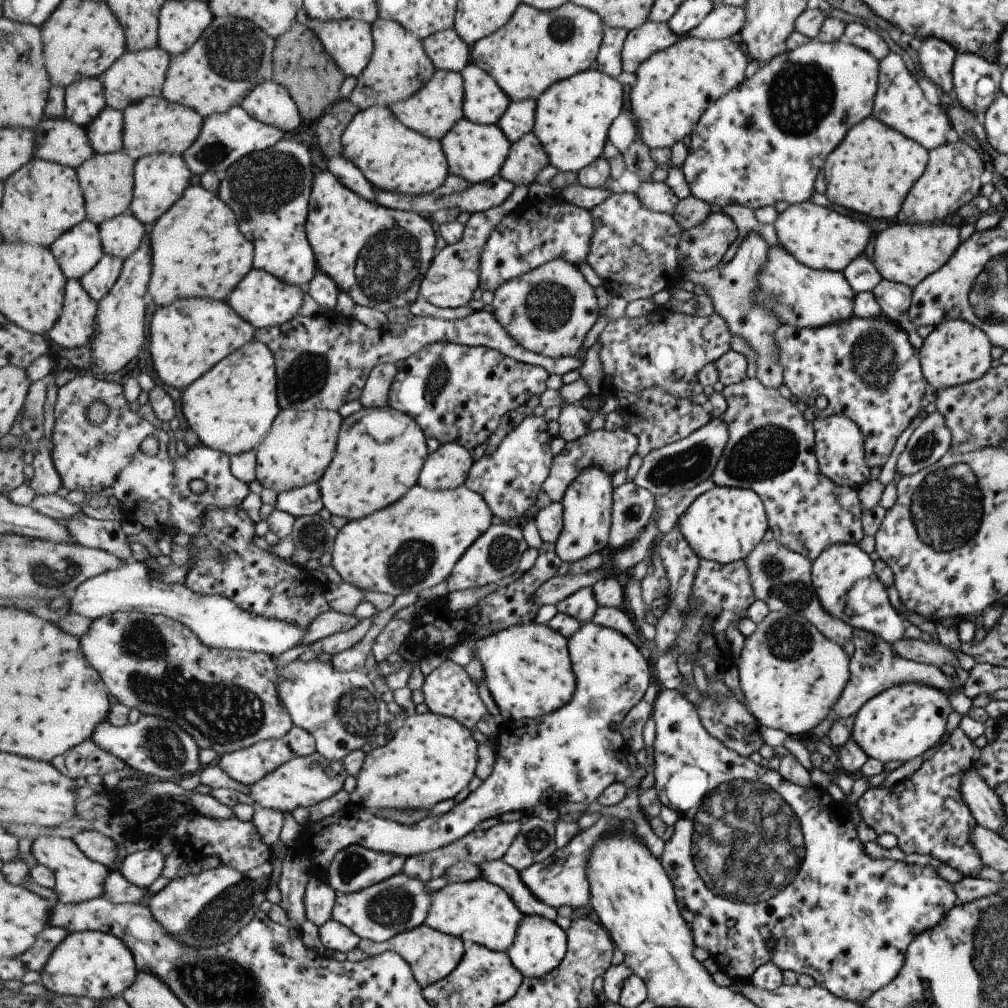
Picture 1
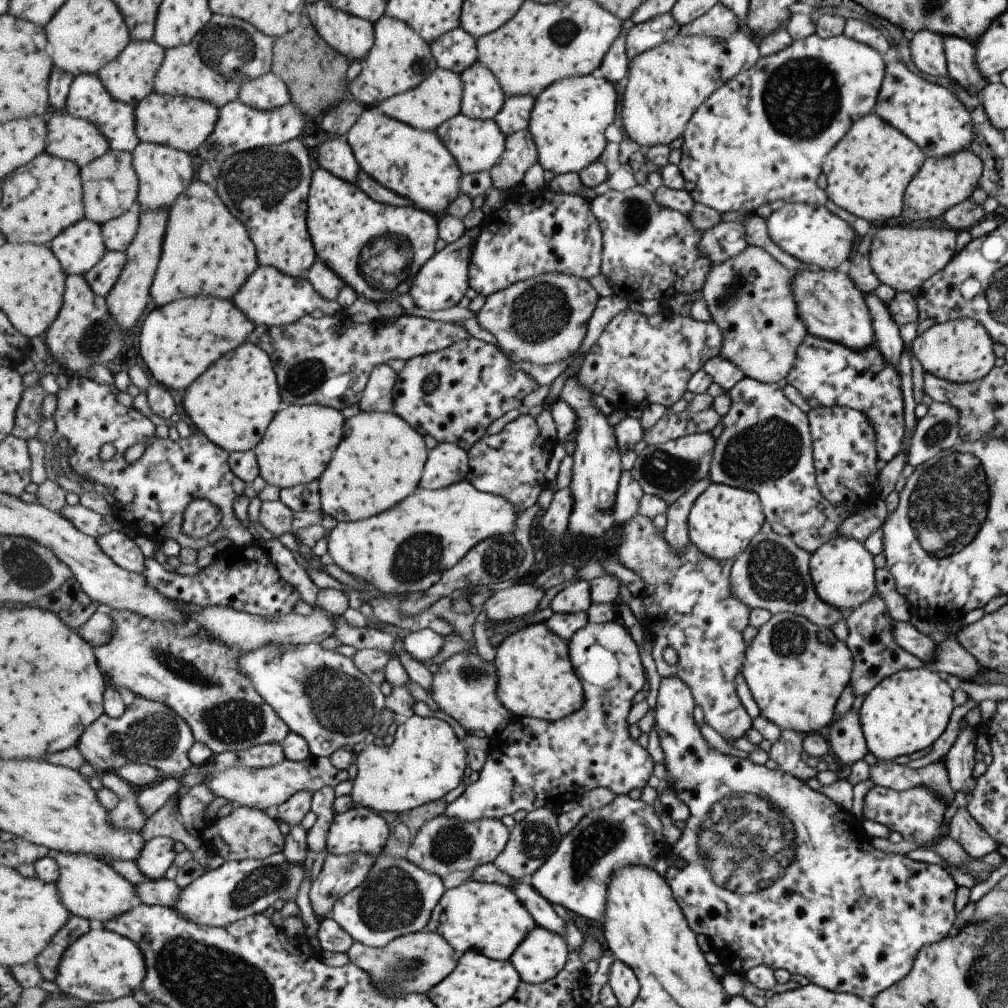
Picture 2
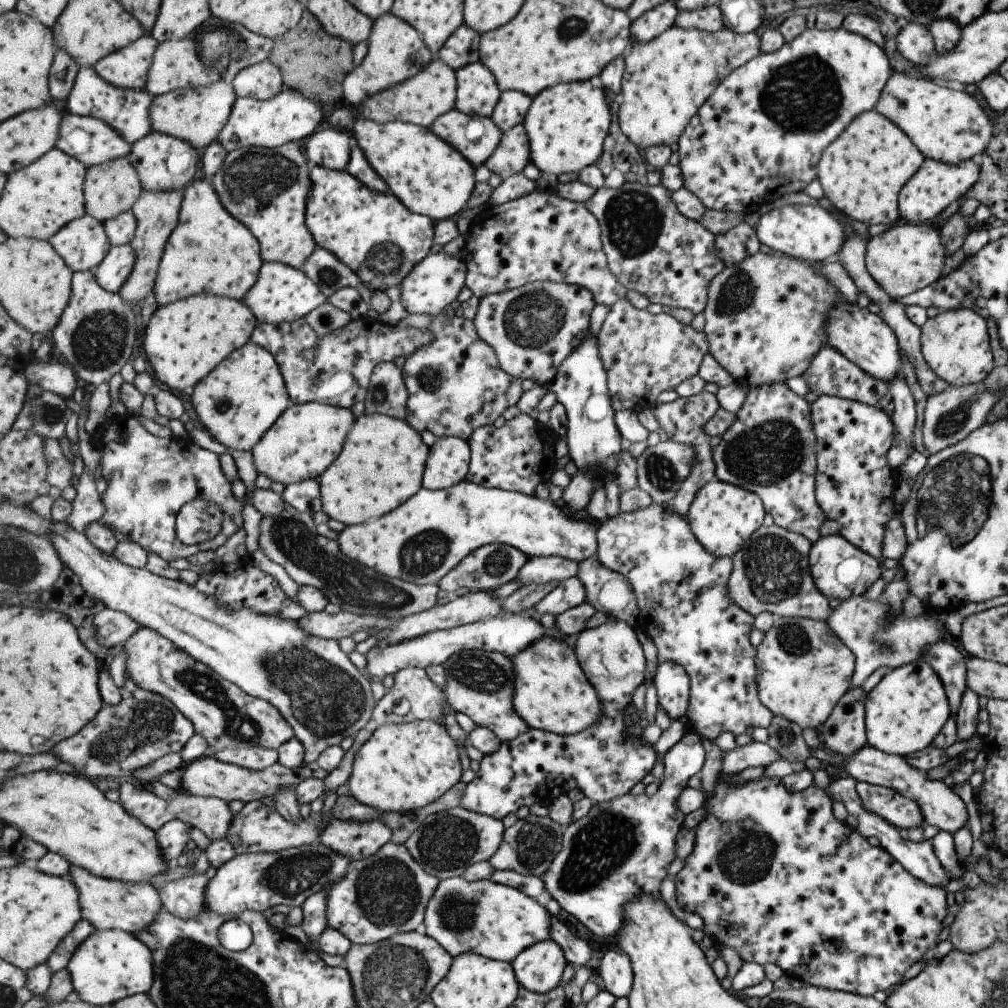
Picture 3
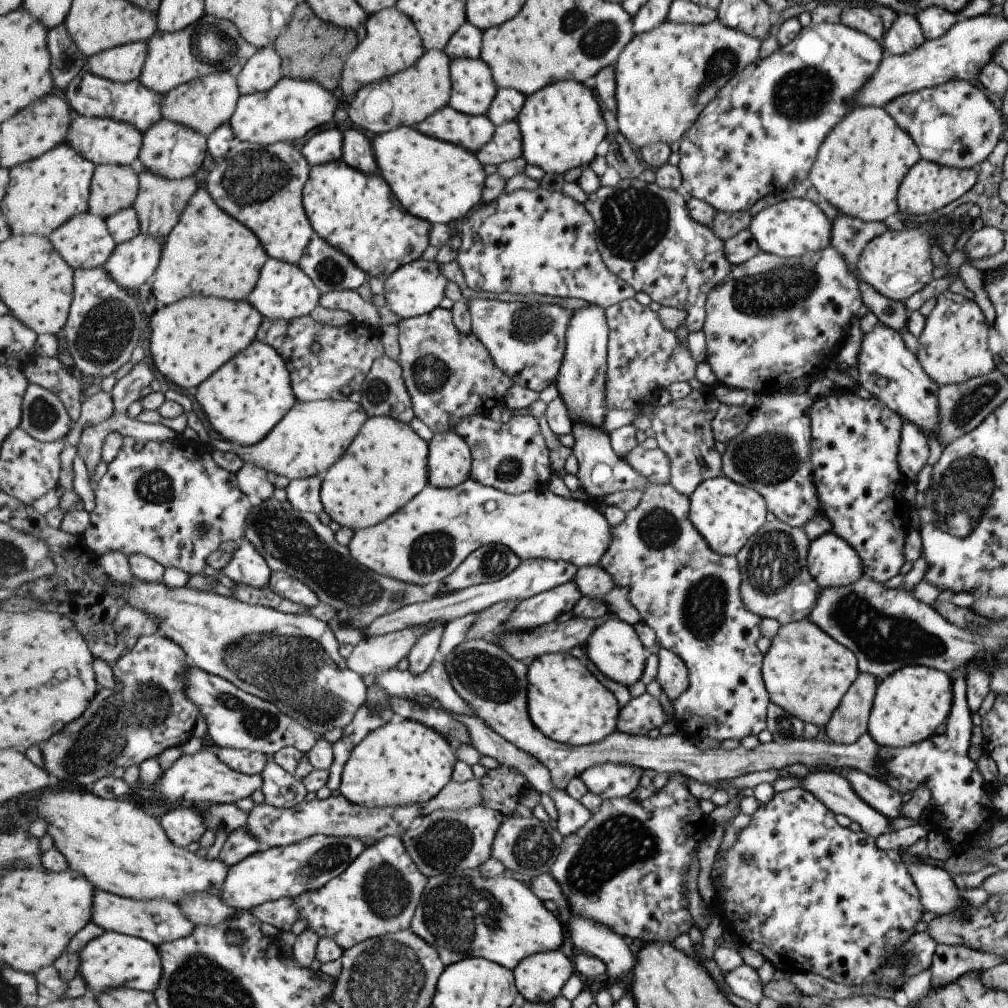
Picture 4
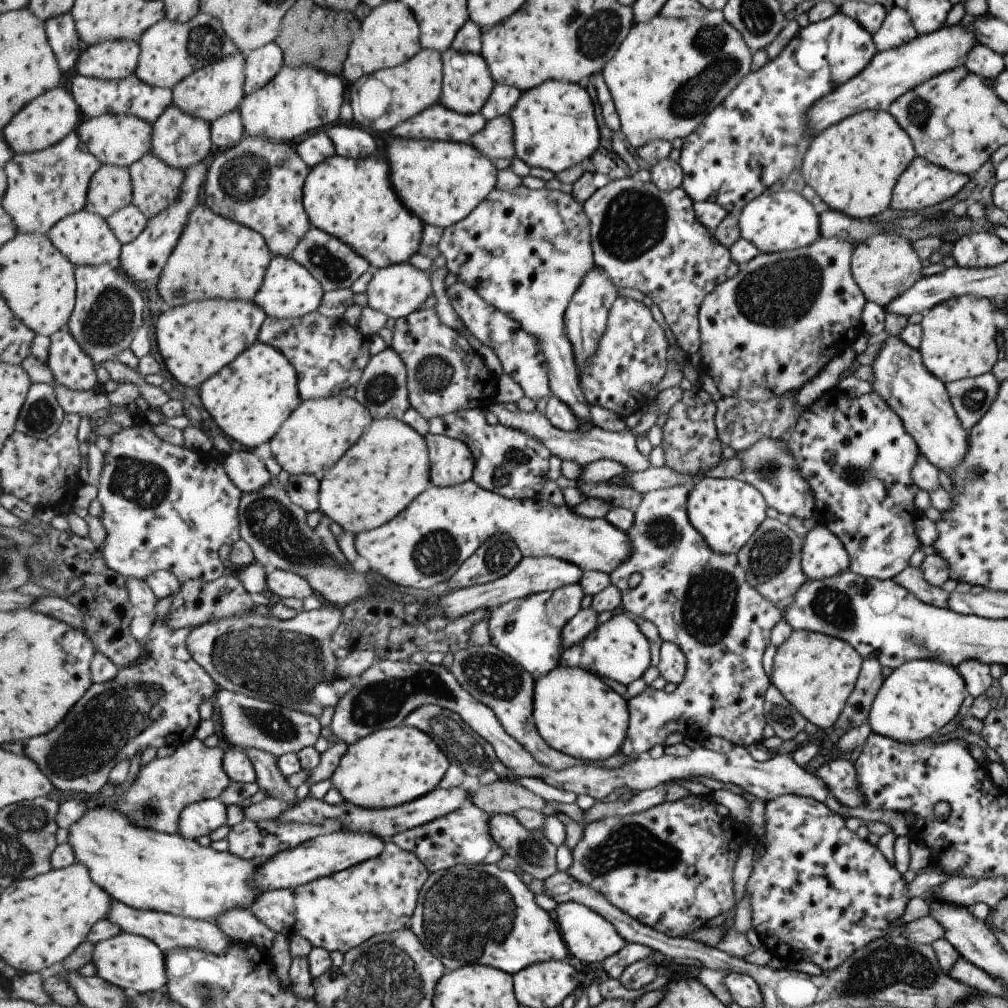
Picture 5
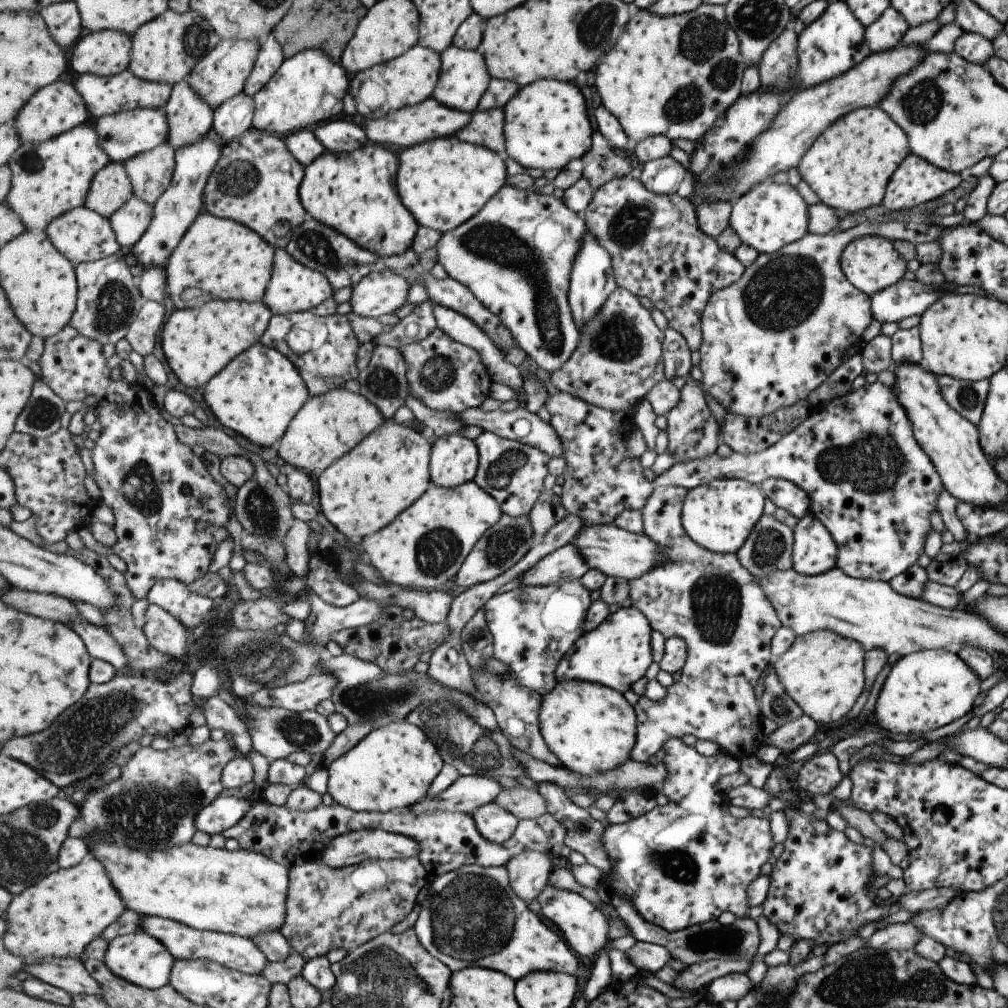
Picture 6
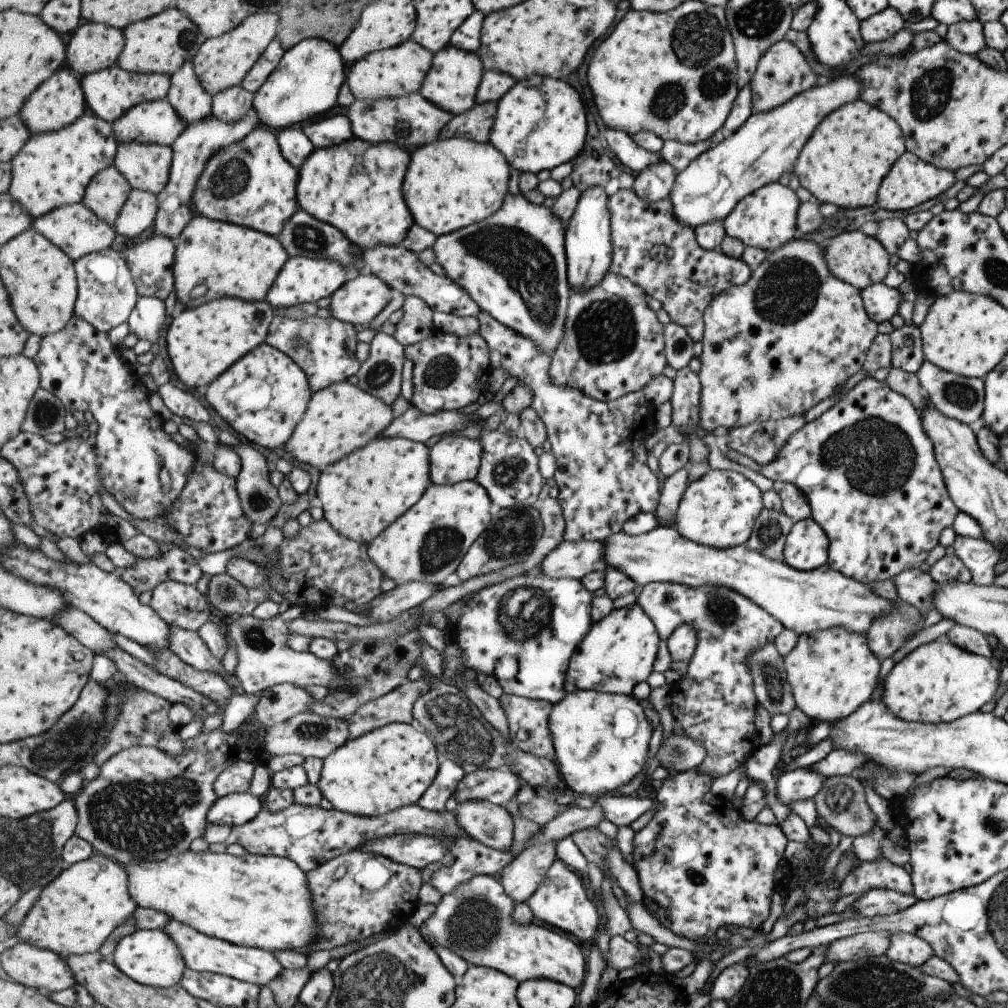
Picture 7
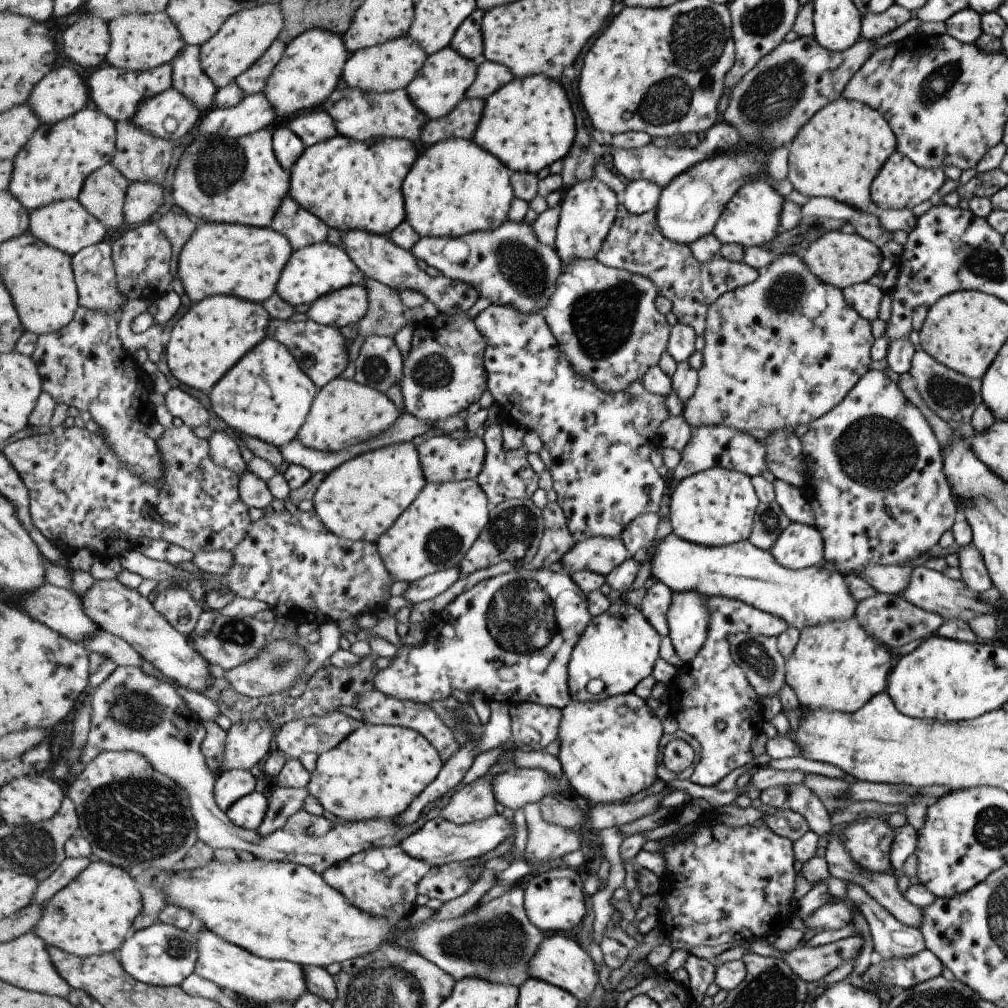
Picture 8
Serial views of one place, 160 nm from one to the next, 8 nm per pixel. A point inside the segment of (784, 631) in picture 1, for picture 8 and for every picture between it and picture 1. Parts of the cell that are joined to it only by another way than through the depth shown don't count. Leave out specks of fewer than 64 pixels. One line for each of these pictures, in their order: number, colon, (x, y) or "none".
2: (795, 679)
3: (798, 678)
4: (805, 672)
5: (815, 672)
6: (823, 673)
7: (830, 672)
8: (836, 666)

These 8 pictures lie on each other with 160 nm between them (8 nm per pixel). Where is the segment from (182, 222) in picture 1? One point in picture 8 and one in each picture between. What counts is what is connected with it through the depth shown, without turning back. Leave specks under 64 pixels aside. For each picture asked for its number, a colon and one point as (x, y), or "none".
2: (207, 250)
3: (210, 251)
4: (209, 252)
5: (216, 258)
6: (219, 259)
7: (214, 259)
8: (243, 261)

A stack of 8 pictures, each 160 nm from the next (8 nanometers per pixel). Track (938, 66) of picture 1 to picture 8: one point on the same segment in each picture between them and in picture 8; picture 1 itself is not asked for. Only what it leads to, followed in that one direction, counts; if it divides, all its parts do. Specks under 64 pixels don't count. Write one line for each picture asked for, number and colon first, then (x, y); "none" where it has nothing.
2: (926, 48)
3: (914, 43)
4: (904, 34)
5: (896, 29)
6: (885, 33)
7: (884, 24)
8: (872, 26)

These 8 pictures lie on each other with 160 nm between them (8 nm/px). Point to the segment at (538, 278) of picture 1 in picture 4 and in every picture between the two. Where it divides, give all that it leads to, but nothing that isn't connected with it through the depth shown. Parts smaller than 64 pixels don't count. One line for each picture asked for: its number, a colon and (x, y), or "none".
2: (544, 319)
3: (534, 328)
4: (528, 342)

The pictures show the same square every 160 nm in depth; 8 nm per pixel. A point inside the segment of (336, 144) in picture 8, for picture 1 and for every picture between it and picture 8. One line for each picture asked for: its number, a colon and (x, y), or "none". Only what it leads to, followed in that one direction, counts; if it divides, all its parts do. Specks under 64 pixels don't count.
1: (379, 255)
2: (378, 249)
3: (375, 234)
4: (357, 213)
5: (355, 200)
6: (356, 193)
7: (358, 186)

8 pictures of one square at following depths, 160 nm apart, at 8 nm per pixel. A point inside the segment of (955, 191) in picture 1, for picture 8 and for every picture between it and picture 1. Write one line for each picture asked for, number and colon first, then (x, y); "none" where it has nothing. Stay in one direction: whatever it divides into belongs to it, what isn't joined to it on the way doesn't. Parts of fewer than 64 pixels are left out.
2: (942, 182)
3: (935, 185)
4: (926, 187)
5: (921, 184)
6: (914, 180)
7: (910, 181)
8: (899, 183)

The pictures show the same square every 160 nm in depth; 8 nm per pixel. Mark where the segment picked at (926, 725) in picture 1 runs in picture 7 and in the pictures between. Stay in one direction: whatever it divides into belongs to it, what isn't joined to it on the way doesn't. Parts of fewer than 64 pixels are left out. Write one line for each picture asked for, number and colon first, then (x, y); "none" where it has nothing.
2: (908, 710)
3: (904, 711)
4: (908, 704)
5: (919, 696)
6: (924, 690)
7: (937, 682)

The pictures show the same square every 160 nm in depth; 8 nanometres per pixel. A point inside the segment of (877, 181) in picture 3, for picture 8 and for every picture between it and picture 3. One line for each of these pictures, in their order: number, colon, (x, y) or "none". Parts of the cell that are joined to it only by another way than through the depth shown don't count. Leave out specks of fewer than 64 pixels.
4: (858, 167)
5: (852, 165)
6: (848, 166)
7: (853, 147)
8: (836, 154)

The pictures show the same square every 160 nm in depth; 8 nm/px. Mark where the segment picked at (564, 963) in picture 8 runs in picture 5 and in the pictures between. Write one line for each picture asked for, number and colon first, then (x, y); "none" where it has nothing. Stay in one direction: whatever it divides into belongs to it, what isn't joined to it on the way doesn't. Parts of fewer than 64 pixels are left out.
5: (470, 914)
6: (472, 916)
7: (477, 923)

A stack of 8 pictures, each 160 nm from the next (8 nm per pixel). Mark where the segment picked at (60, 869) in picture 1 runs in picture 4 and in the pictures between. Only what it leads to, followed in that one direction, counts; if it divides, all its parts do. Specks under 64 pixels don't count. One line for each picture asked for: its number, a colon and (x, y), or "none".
2: (91, 888)
3: (108, 904)
4: (159, 921)

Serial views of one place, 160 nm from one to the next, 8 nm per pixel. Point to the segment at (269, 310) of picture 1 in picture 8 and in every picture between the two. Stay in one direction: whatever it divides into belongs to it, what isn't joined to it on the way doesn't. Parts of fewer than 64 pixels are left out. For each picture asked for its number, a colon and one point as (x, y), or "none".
2: (270, 297)
3: (282, 294)
4: (284, 291)
5: (290, 290)
6: (295, 288)
7: (303, 280)
8: (315, 271)

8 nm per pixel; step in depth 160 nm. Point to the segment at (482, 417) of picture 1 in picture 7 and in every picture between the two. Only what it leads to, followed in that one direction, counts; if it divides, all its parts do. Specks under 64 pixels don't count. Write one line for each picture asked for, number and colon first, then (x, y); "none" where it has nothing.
2: (455, 394)
3: (456, 384)
4: (452, 376)
5: (445, 375)
6: (447, 375)
7: (450, 372)

